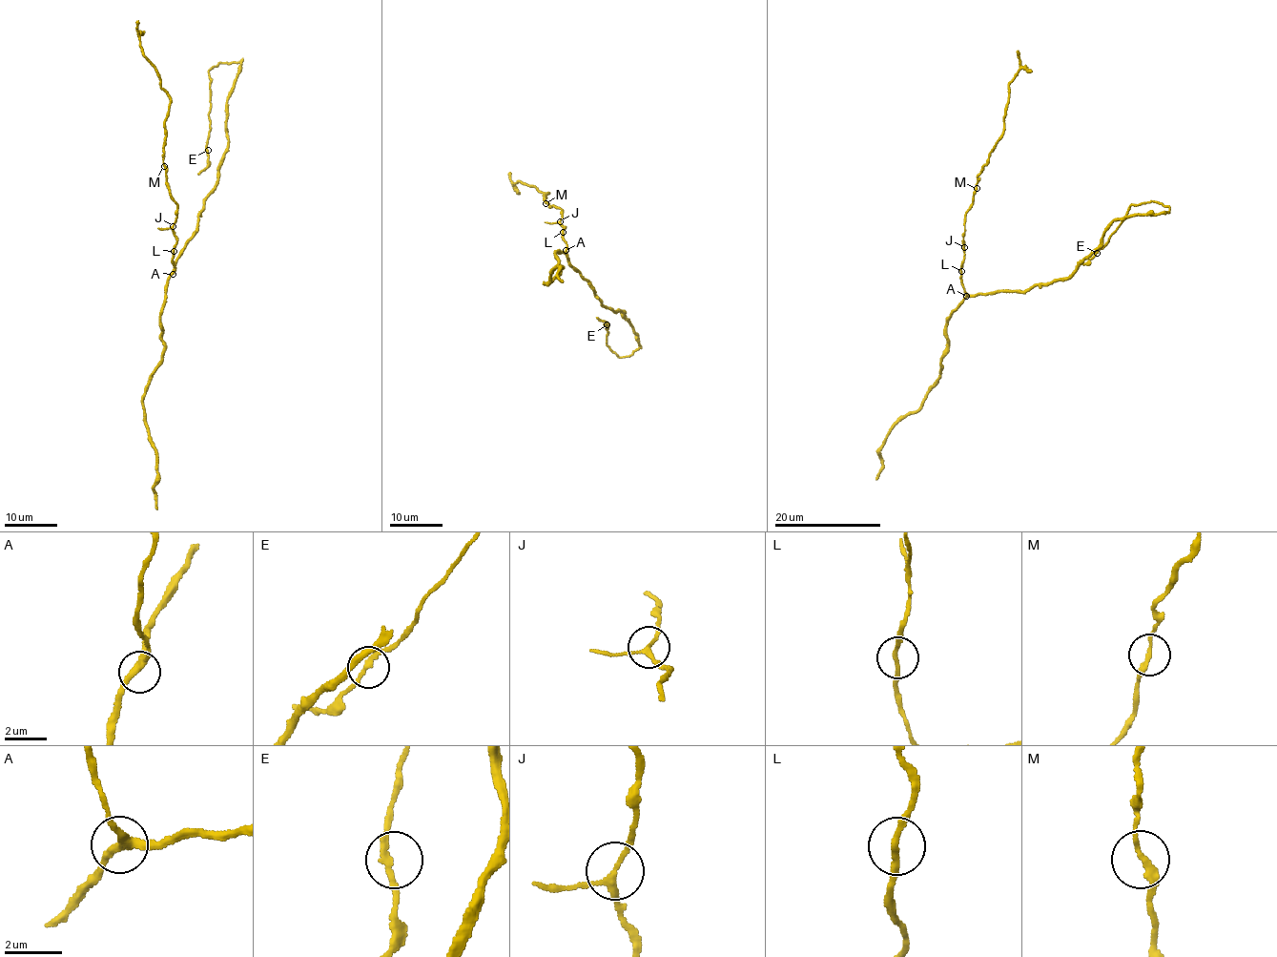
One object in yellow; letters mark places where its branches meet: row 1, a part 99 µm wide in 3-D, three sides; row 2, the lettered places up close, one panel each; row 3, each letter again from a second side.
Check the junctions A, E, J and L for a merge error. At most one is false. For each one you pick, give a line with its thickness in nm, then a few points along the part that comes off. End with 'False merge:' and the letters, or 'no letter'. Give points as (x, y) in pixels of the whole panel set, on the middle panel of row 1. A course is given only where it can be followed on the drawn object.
False merge: no letter

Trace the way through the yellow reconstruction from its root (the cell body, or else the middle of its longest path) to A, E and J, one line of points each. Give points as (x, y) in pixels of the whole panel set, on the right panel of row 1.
A: (1026, 290), (999, 290), (966, 296)
E: (1026, 290), (1072, 274), (1113, 221), (1169, 208), (1154, 201), (1131, 205), (1097, 253)
J: (1026, 290), (999, 290), (975, 296), (966, 293), (961, 280), (964, 247)

